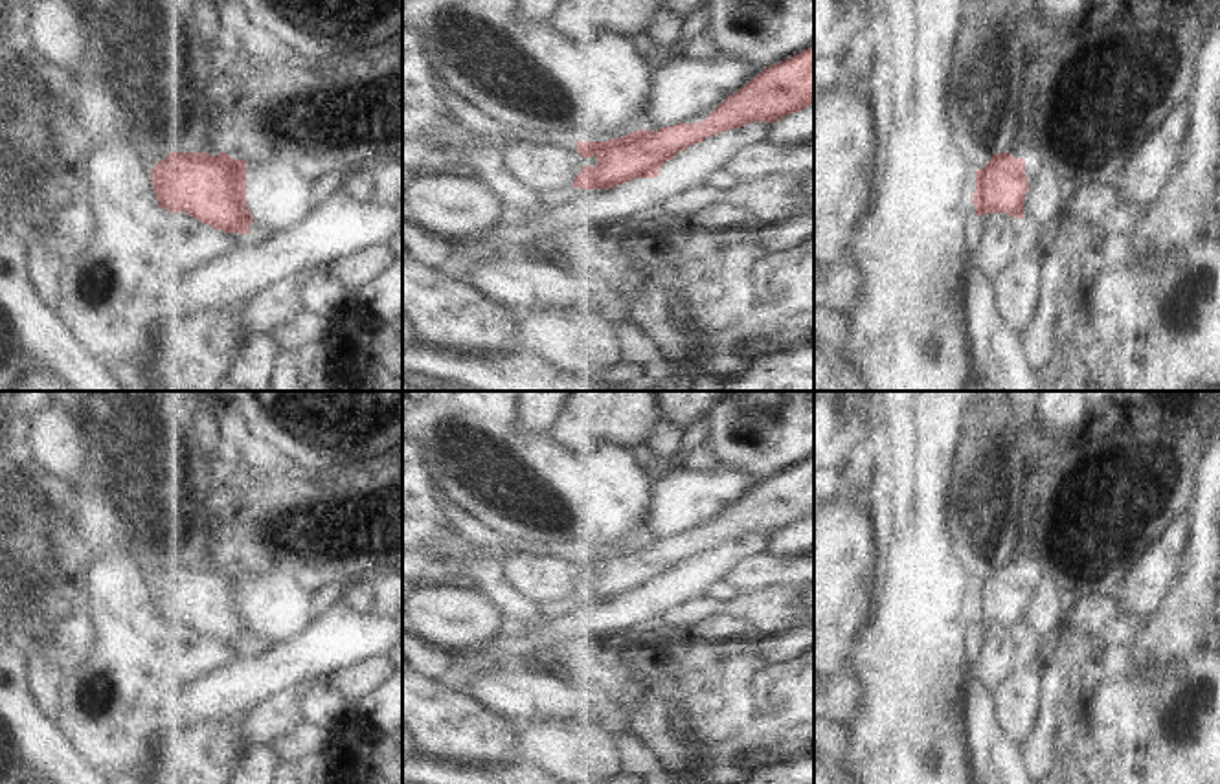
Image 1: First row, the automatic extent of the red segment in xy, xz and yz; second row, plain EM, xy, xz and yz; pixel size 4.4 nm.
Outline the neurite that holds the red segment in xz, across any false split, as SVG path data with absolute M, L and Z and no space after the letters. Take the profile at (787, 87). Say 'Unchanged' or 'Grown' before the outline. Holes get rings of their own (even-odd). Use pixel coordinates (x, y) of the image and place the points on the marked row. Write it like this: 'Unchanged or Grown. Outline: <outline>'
Unchanged. Outline: M814 44L786 61L764 68L746 86L726 97L726 101L700 123L678 123L674 127L661 127L658 132L641 129L608 141L577 141L579 154L582 158L595 156L597 165L581 167L571 185L579 189L612 189L634 178L656 178L661 165L689 145L753 121L774 123L810 105L814 105Z

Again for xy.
Grown. Outline: M134 121L125 132L151 171L160 207L184 211L213 230L248 233L254 218L246 206L246 160L209 156L217 145L204 145L195 123L152 129Z

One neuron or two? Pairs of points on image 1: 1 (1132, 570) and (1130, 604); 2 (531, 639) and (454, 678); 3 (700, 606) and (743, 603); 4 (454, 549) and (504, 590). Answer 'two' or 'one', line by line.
1: one
2: one
3: one
4: one

